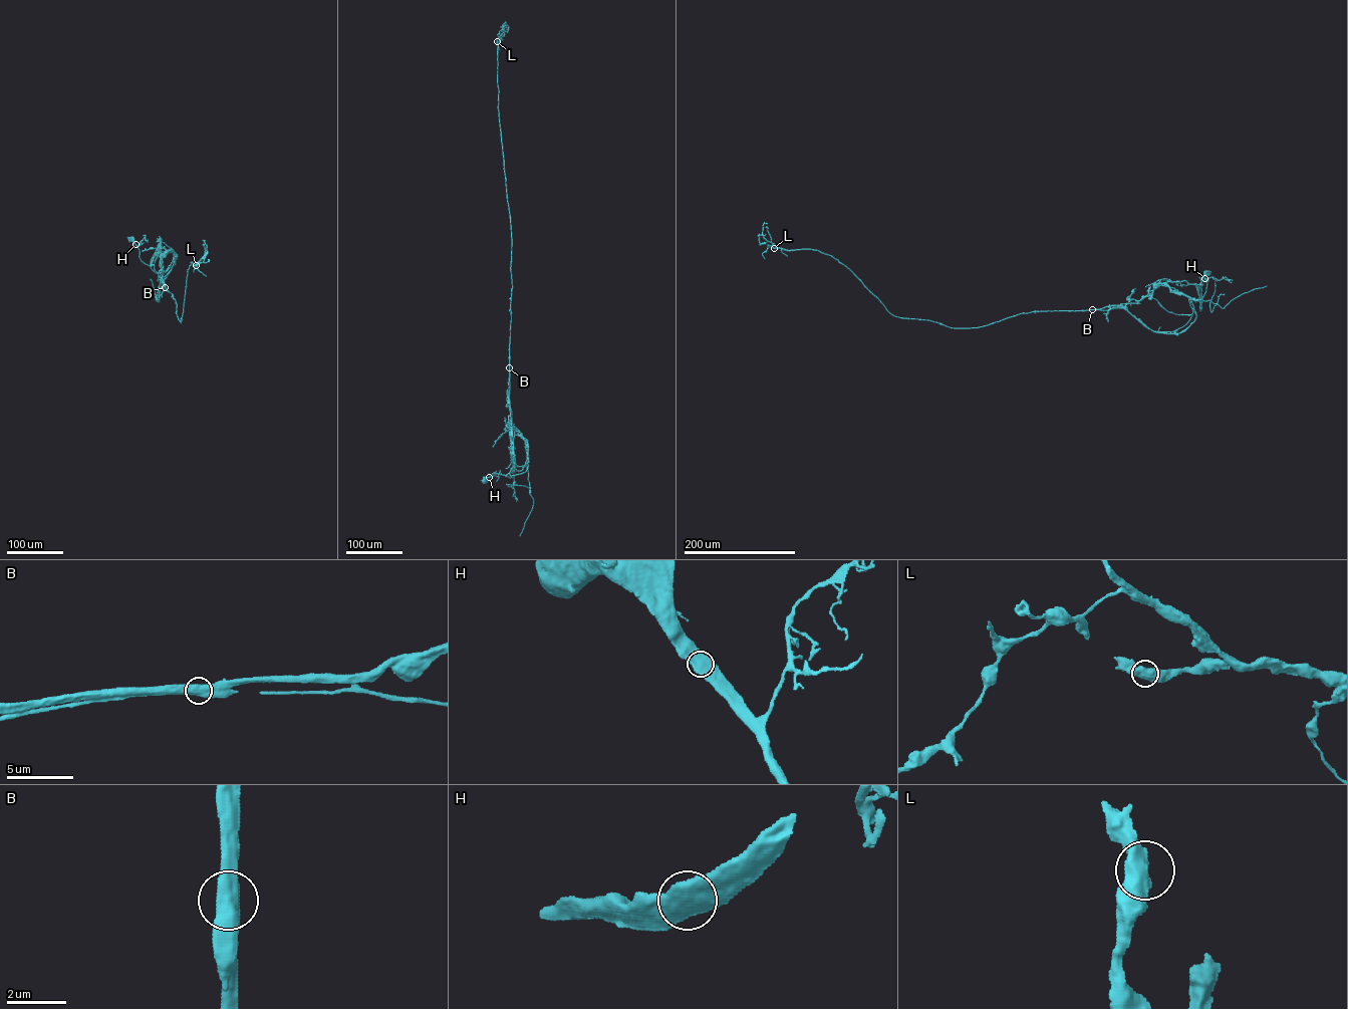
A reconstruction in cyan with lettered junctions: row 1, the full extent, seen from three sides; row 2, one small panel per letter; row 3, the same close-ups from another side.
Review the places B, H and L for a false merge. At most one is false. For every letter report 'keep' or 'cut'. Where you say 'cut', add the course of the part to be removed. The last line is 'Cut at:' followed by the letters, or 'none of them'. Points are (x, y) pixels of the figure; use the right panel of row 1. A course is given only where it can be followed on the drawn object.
B: cut; foreign part runs (1092, 309), (1122, 307), (1152, 330), (1178, 333), (1196, 317), (1190, 297), (1224, 308), (1267, 286)
H: keep
L: keep
Cut at: B

